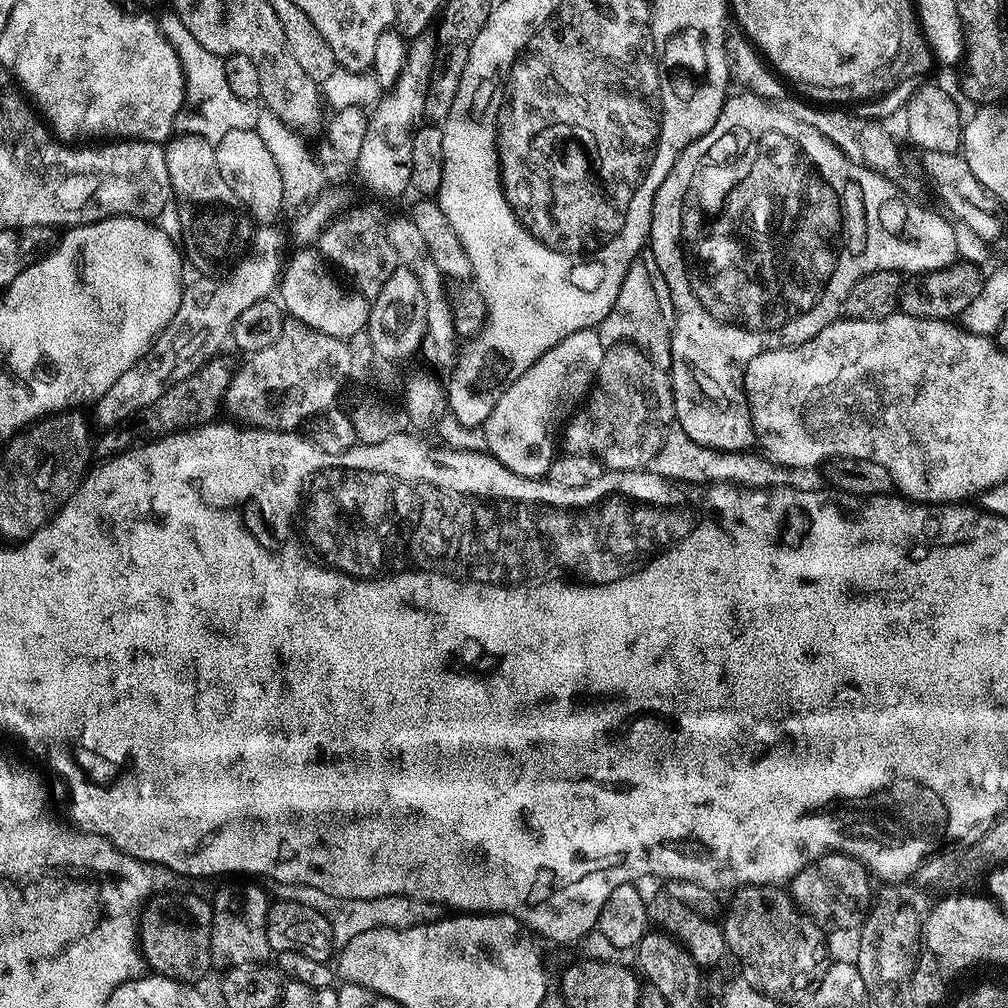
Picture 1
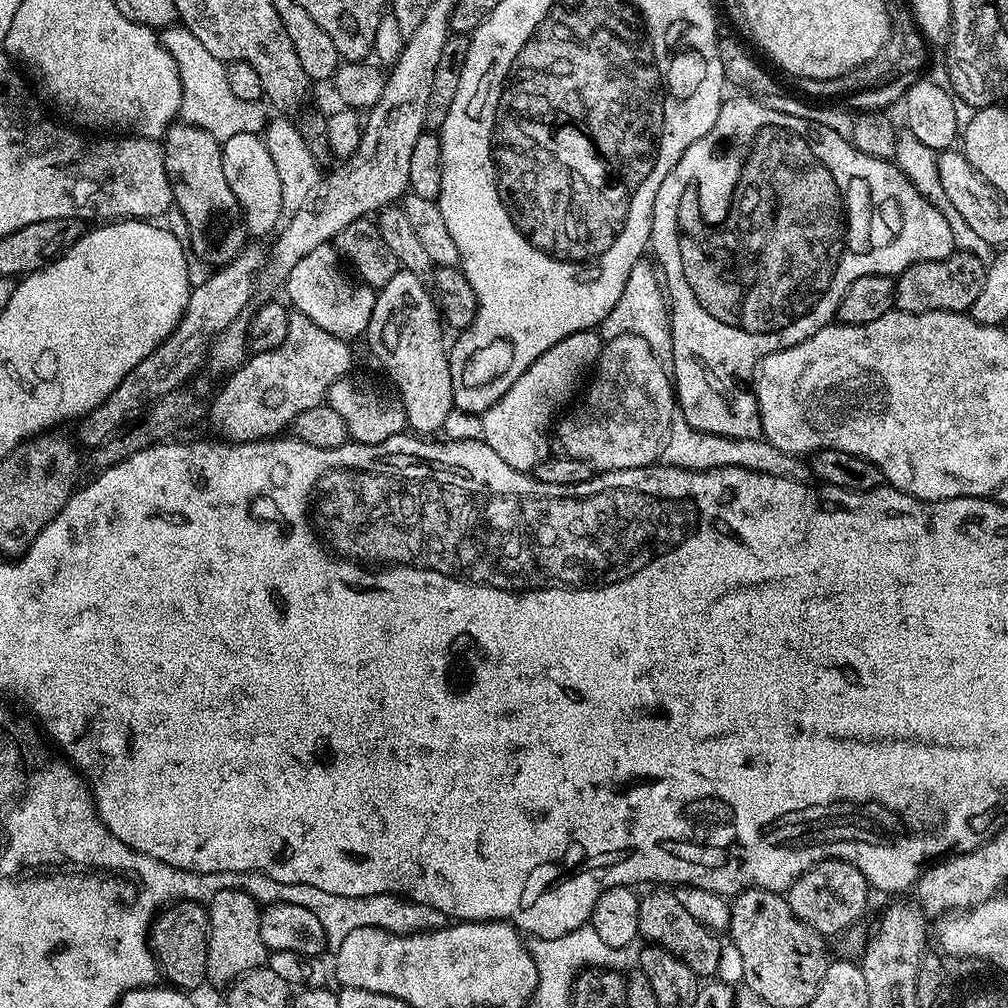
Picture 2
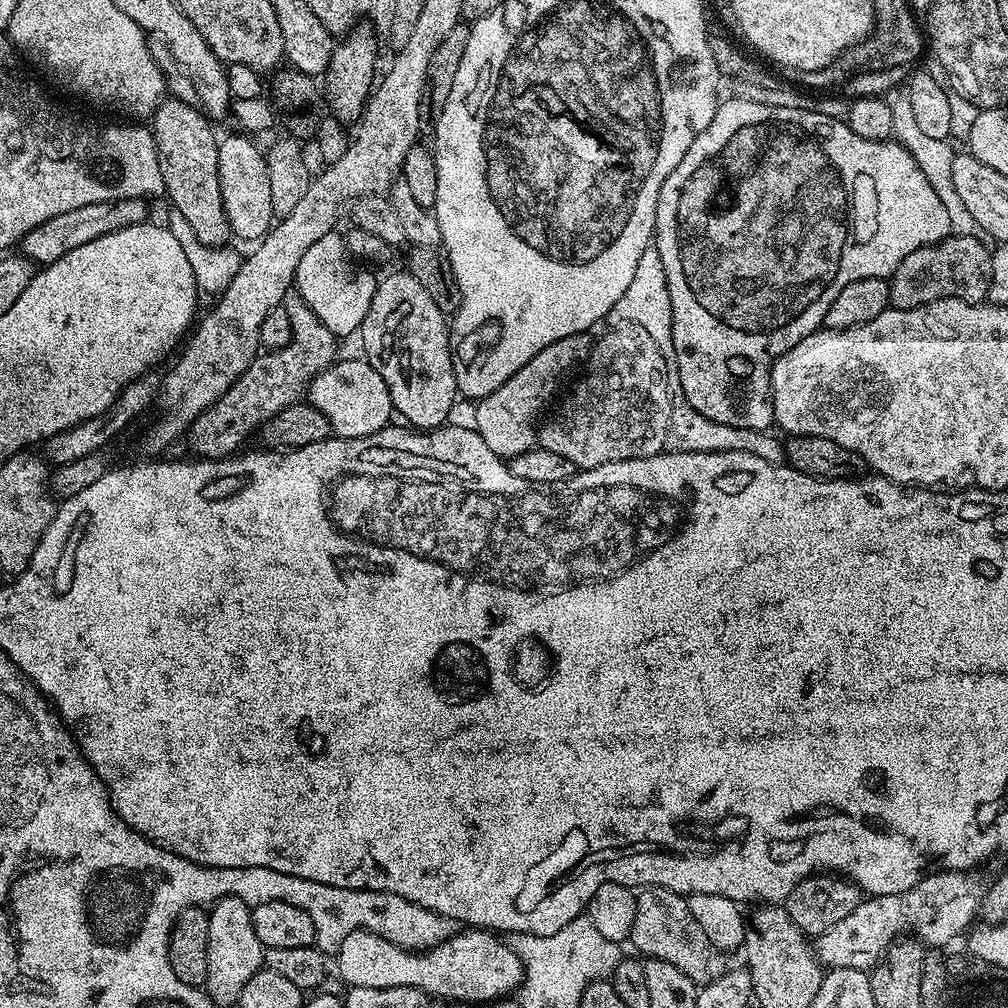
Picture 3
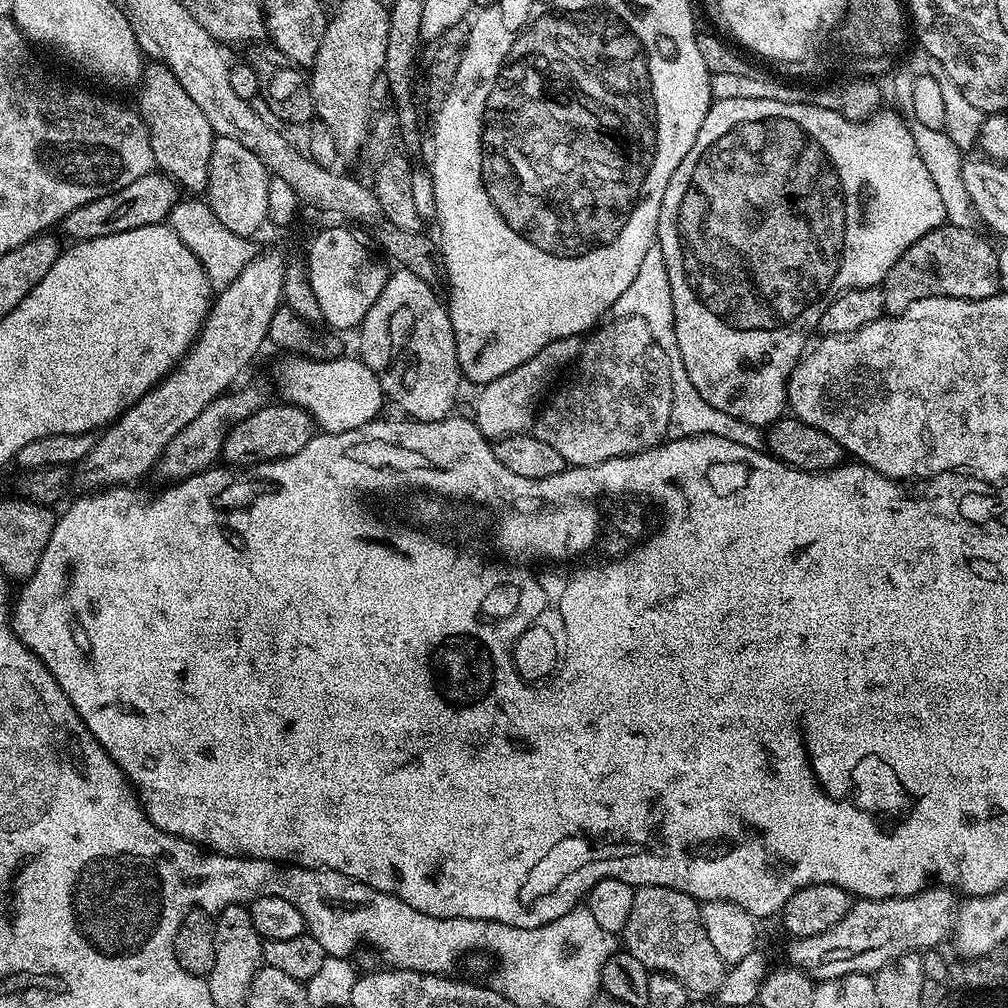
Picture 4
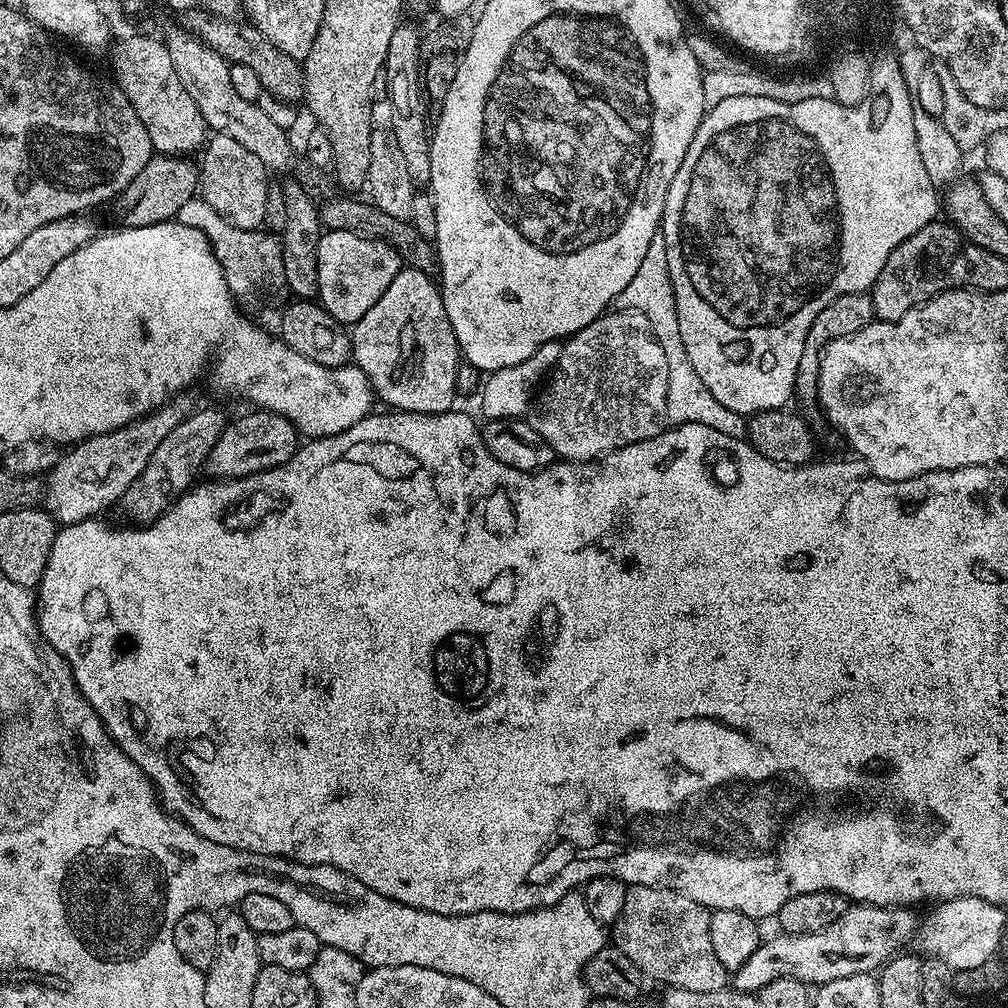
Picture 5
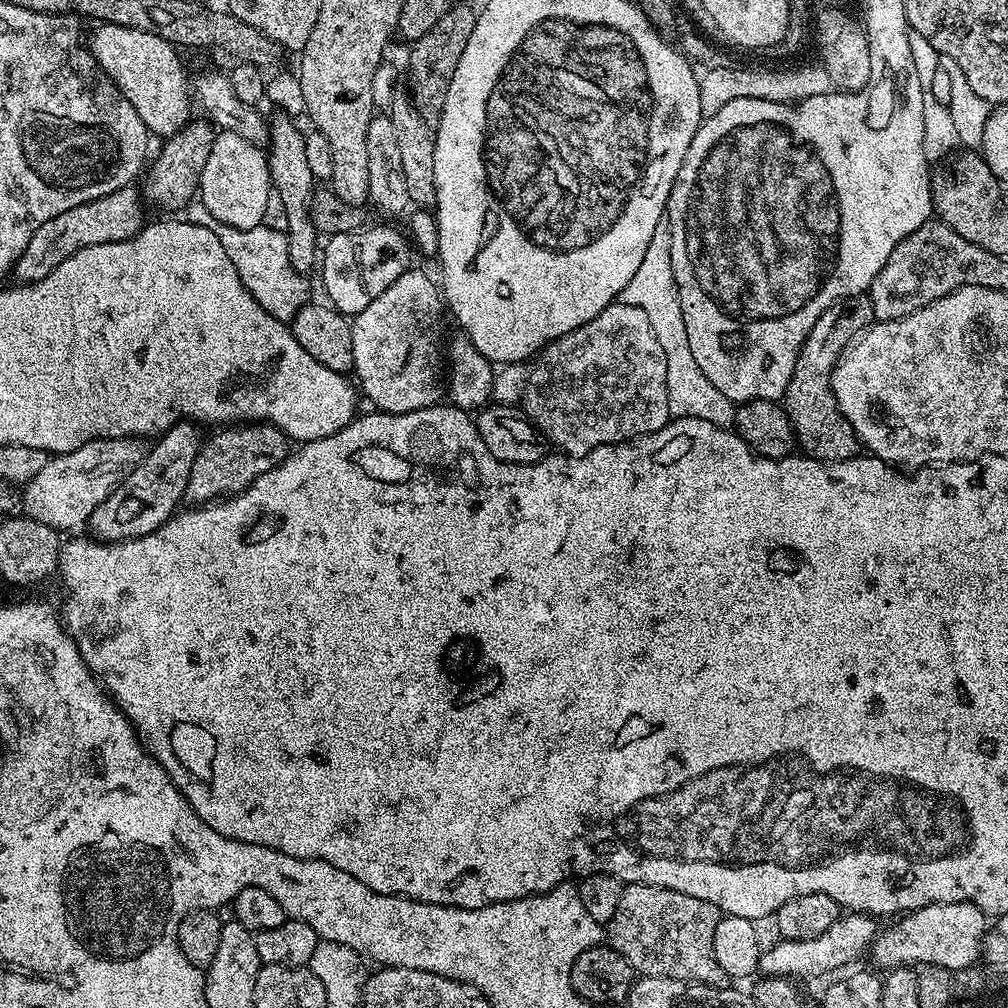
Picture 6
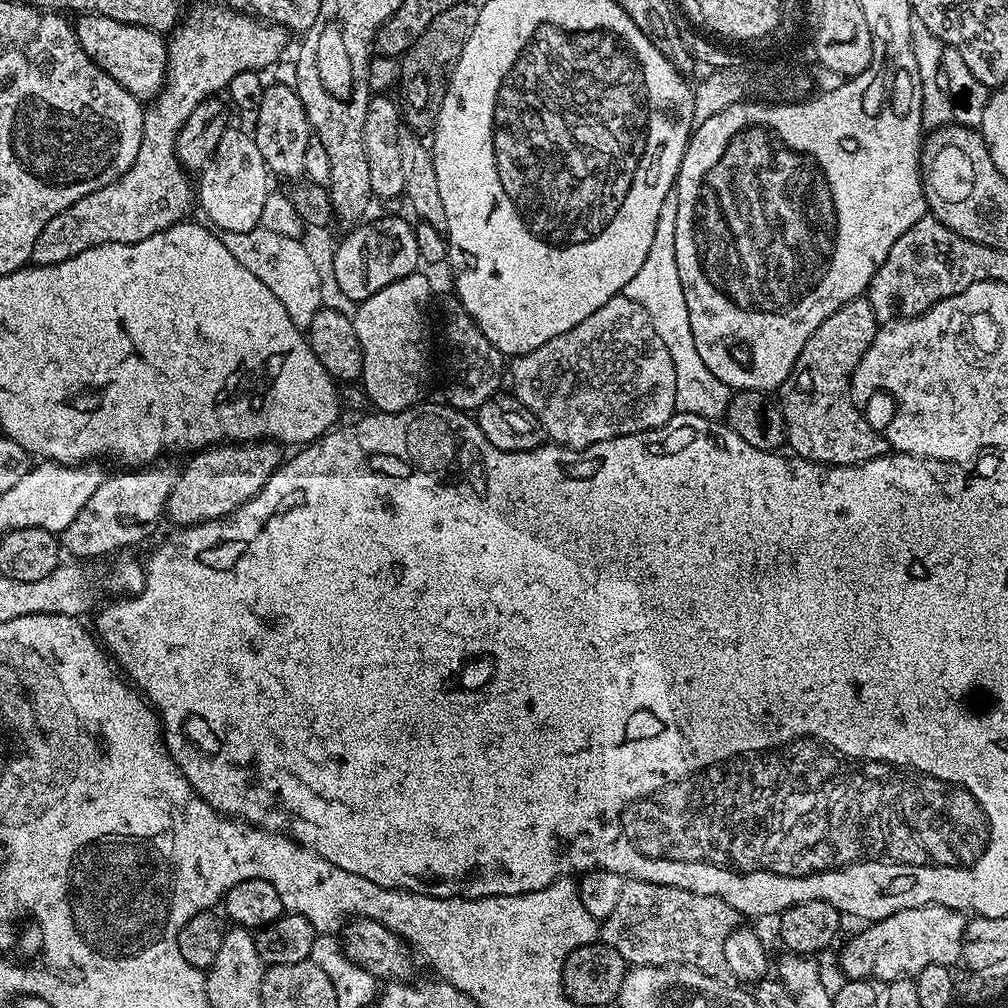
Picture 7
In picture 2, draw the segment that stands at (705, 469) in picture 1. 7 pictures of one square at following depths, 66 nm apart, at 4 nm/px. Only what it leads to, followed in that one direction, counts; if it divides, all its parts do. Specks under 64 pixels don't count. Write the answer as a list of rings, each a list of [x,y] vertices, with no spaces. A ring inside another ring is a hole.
[[[679,414],[676,415],[672,423],[670,438],[664,447],[662,460],[671,468],[689,468],[692,472],[704,472],[707,468],[750,468],[755,472],[770,474],[778,478],[808,480],[804,469],[809,465],[801,457],[778,450],[763,438],[739,440],[703,432],[692,426],[690,422],[686,422],[686,418]]]

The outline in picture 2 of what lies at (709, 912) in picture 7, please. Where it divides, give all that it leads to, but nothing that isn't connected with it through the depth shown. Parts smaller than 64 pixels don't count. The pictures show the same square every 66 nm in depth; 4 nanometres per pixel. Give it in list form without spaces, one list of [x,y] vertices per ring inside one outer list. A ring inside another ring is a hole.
[[[652,890],[649,896],[640,896],[638,906],[638,926],[639,935],[645,936],[649,945],[665,948],[670,954],[674,954],[694,974],[701,978],[712,978],[720,968],[720,944],[717,933],[710,931],[706,926],[702,926],[693,916],[678,902],[678,898],[668,890]]]

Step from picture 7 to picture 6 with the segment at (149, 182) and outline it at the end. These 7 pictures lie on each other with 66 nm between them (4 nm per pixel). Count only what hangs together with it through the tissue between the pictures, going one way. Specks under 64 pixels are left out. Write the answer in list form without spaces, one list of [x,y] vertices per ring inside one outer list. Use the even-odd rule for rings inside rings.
[[[132,186],[120,188],[114,194],[82,202],[82,206],[74,206],[74,210],[65,210],[63,214],[50,218],[50,222],[38,226],[38,230],[34,230],[34,238],[30,238],[26,250],[22,250],[16,263],[14,276],[17,276],[17,281],[20,284],[33,284],[46,278],[46,274],[50,274],[54,266],[78,254],[78,250],[86,250],[86,246],[122,242],[139,234],[146,223],[145,205],[142,203],[141,193],[137,189],[135,192],[134,189]]]

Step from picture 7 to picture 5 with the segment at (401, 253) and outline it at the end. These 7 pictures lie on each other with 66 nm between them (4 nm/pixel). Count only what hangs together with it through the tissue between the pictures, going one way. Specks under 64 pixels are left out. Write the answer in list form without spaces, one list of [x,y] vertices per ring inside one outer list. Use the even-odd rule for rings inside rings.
[[[346,230],[325,231],[318,242],[318,290],[319,303],[333,318],[345,326],[357,324],[386,294],[386,286],[394,282],[402,267],[400,253],[385,240],[360,236]]]

